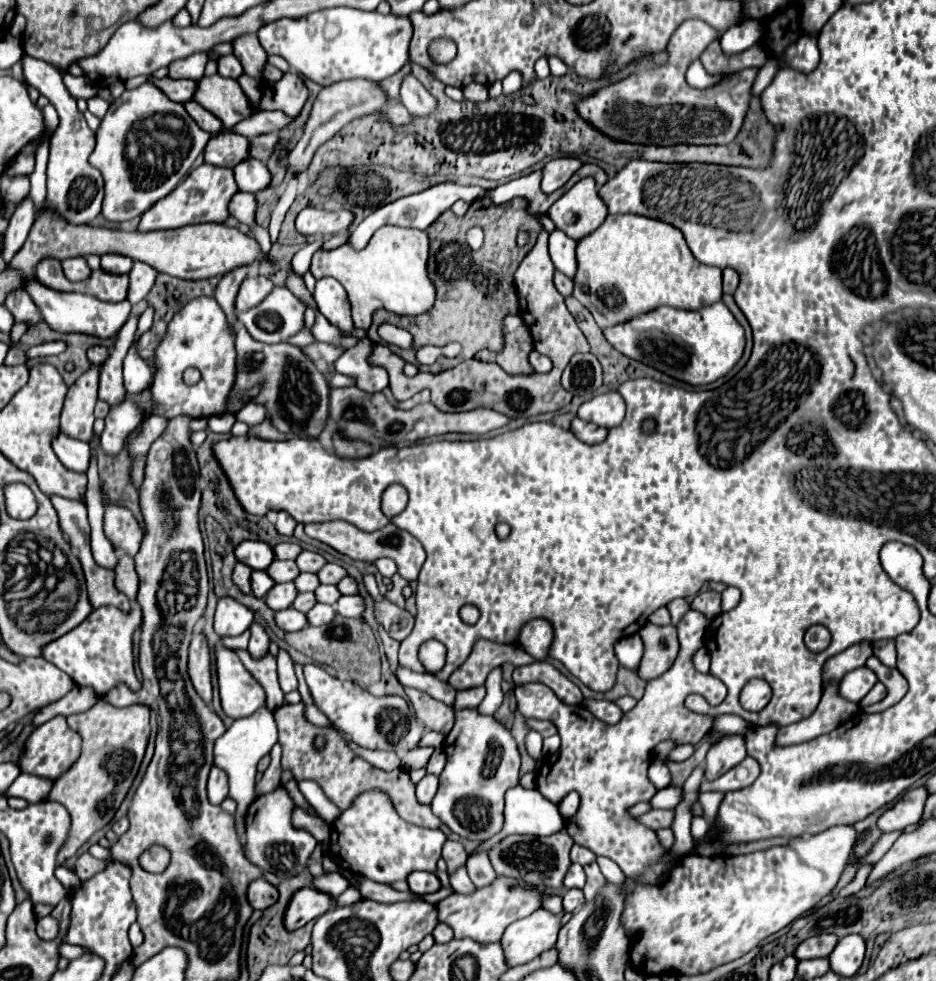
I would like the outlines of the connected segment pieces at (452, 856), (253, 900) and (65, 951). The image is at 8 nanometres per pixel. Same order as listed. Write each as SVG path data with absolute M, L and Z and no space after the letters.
M446 841L444 843L444 849L442 849L442 857L448 865L448 875L452 875L456 869L460 869L460 865L466 863L468 859L468 853L464 851L464 847L456 841Z
M256 879L248 887L248 901L254 909L268 909L278 899L278 889L270 885L266 879Z
M62 943L60 945L62 949L60 949L60 953L62 953L62 957L64 959L74 959L74 957L78 957L78 955L84 955L84 953L88 953L88 949L86 947L80 947L80 945L70 945L70 943Z

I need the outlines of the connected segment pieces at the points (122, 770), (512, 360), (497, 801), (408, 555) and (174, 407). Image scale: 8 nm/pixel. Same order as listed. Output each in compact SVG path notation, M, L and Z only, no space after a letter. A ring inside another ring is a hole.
M98 699L94 707L84 713L70 715L68 725L82 737L80 759L54 781L54 787L48 795L50 801L60 801L70 817L72 831L66 845L58 853L58 863L66 863L76 851L100 829L104 829L112 819L118 807L122 805L132 781L138 773L138 767L144 759L148 737L150 737L150 709L144 705L114 707L104 699Z
M508 315L504 319L504 339L506 345L502 353L492 353L488 349L482 349L480 353L476 353L476 359L498 363L510 375L534 373L528 361L528 353L534 349L534 341L520 315Z
M456 709L456 721L452 731L444 739L444 751L448 757L448 765L440 773L440 787L436 797L432 799L432 813L442 819L454 833L464 839L486 841L502 829L504 823L504 793L510 787L516 787L520 781L520 753L510 731L496 721L492 715L482 715L478 709Z
M328 521L328 523L310 523L310 525L304 525L304 531L306 531L308 537L322 541L322 543L334 547L336 551L340 551L340 553L344 553L344 555L348 555L352 559L376 561L380 557L388 557L388 559L396 561L398 573L406 581L418 579L418 573L420 573L420 569L424 565L424 559L426 559L426 553L424 553L424 547L420 545L420 541L414 539L410 533L396 529L394 525L386 525L384 529L374 531L374 533L364 533L364 531L356 529L350 523L344 523L344 521Z
M198 297L190 301L182 311L174 315L168 325L168 333L156 349L156 381L152 385L152 397L156 401L156 413L172 419L176 415L210 417L226 411L226 399L234 385L234 337L228 329L226 315L214 297ZM188 367L196 367L202 379L196 385L186 385L182 373Z

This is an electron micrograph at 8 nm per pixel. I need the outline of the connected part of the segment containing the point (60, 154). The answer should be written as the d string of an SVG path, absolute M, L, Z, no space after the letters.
M24 55L24 77L26 81L36 87L40 91L40 95L48 97L50 103L56 107L58 117L60 117L60 125L54 131L54 135L50 137L50 159L48 159L48 209L54 211L56 215L60 215L64 221L72 223L72 225L88 225L102 207L102 177L100 171L94 169L88 163L90 153L94 151L96 139L94 133L90 131L90 127L86 125L84 115L78 111L76 107L76 99L70 95L70 91L66 89L64 81L62 81L62 73L54 67L48 65L46 61L34 59Z

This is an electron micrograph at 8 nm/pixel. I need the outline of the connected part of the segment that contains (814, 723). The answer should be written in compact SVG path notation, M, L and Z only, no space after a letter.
M830 685L824 689L822 701L816 707L816 711L808 719L802 719L800 723L782 727L776 737L776 743L794 745L794 743L810 741L812 737L830 733L838 725L850 721L852 715L856 715L856 713L858 713L858 705L838 697L838 687Z

